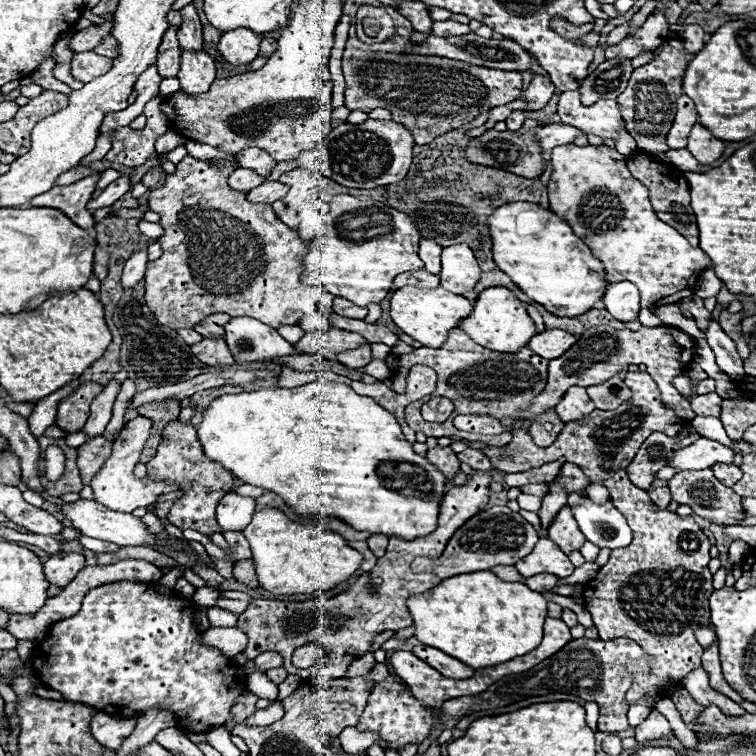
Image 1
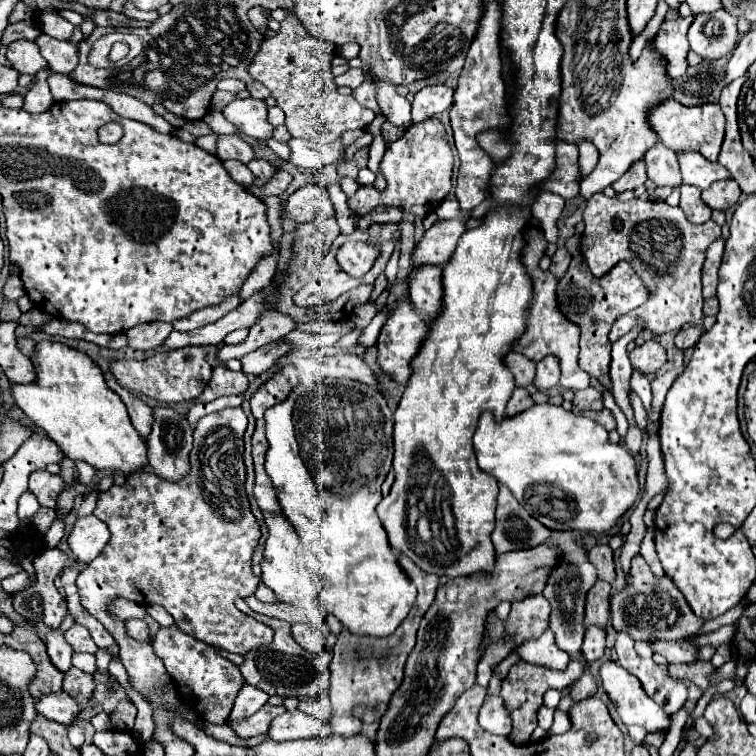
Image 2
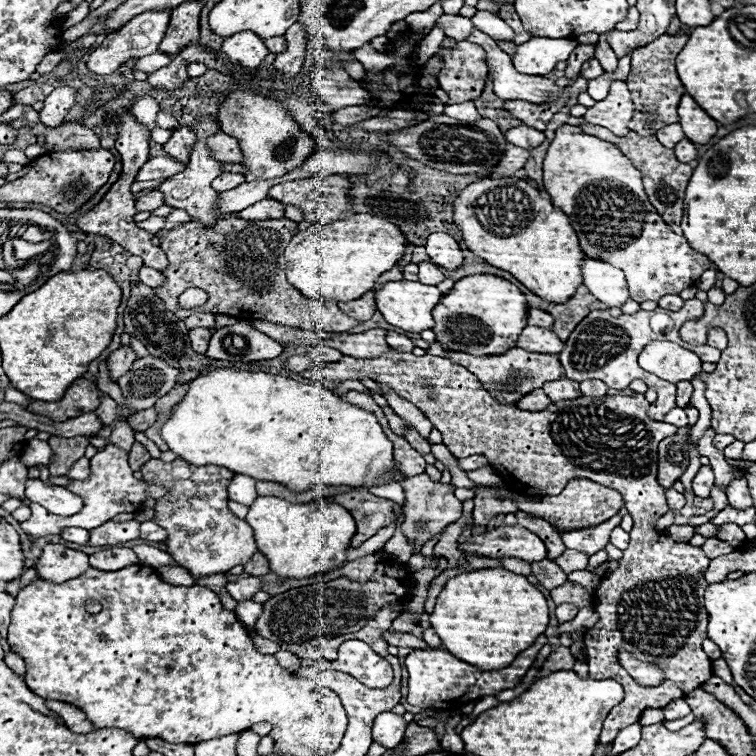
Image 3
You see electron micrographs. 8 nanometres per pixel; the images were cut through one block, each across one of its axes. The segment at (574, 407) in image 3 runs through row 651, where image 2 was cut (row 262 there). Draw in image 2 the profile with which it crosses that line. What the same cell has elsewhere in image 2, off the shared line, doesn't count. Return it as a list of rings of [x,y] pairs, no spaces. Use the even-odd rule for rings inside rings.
[[[594,194],[584,208],[586,230],[582,234],[580,250],[588,268],[596,278],[608,274],[620,260],[630,262],[634,272],[648,288],[648,300],[644,306],[620,316],[612,330],[610,340],[616,342],[628,334],[638,322],[652,334],[666,334],[682,330],[688,324],[698,324],[702,314],[702,264],[706,248],[720,236],[720,226],[714,220],[706,224],[692,224],[686,220],[682,208],[672,208],[666,202],[630,200],[618,202],[604,194]]]

